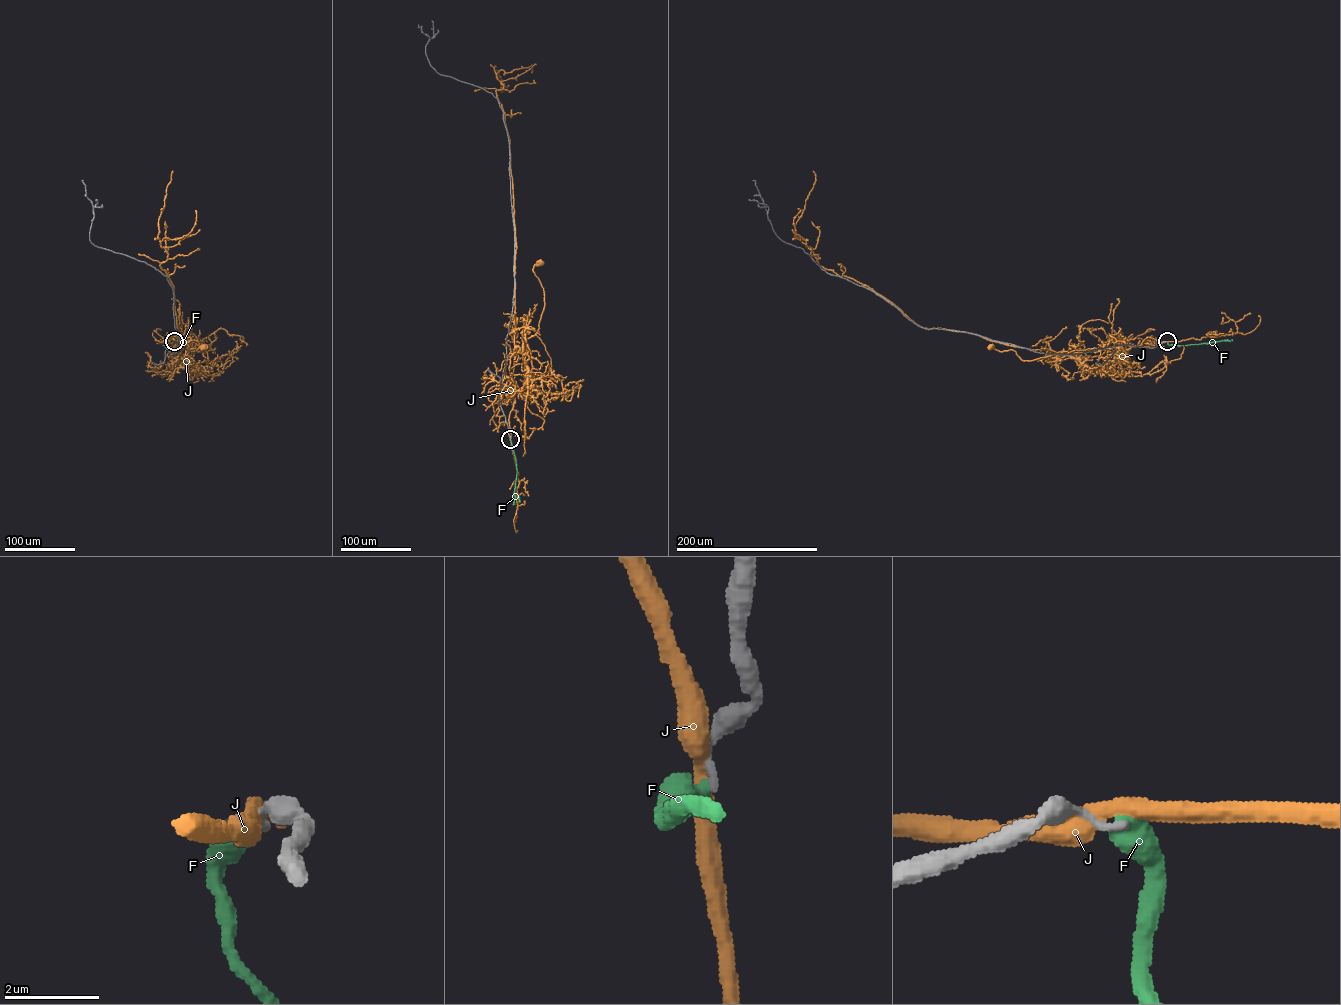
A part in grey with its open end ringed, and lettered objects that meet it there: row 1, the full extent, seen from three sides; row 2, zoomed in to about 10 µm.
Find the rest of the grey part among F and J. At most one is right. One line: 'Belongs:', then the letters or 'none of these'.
Belongs: none of these

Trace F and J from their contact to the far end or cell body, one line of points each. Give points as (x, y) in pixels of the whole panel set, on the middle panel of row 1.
F: (510, 439), (517, 471), (513, 504)
J: (510, 439), (515, 387), (503, 370), (539, 328), (544, 289), (533, 268), (540, 263)

